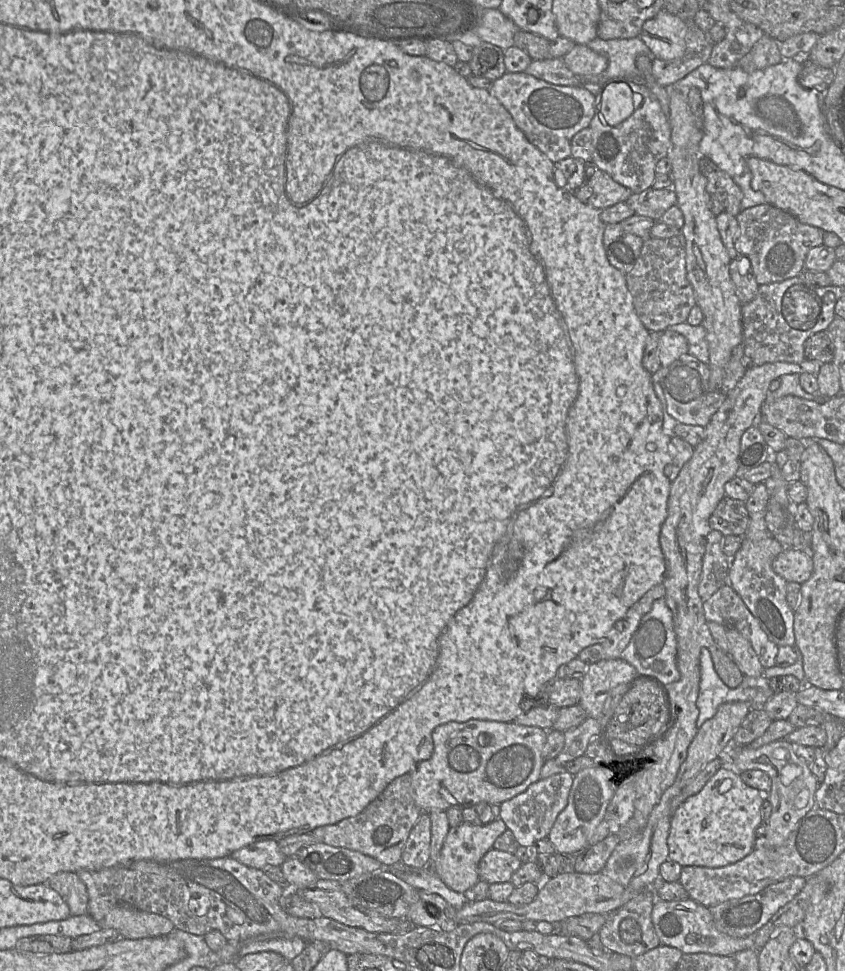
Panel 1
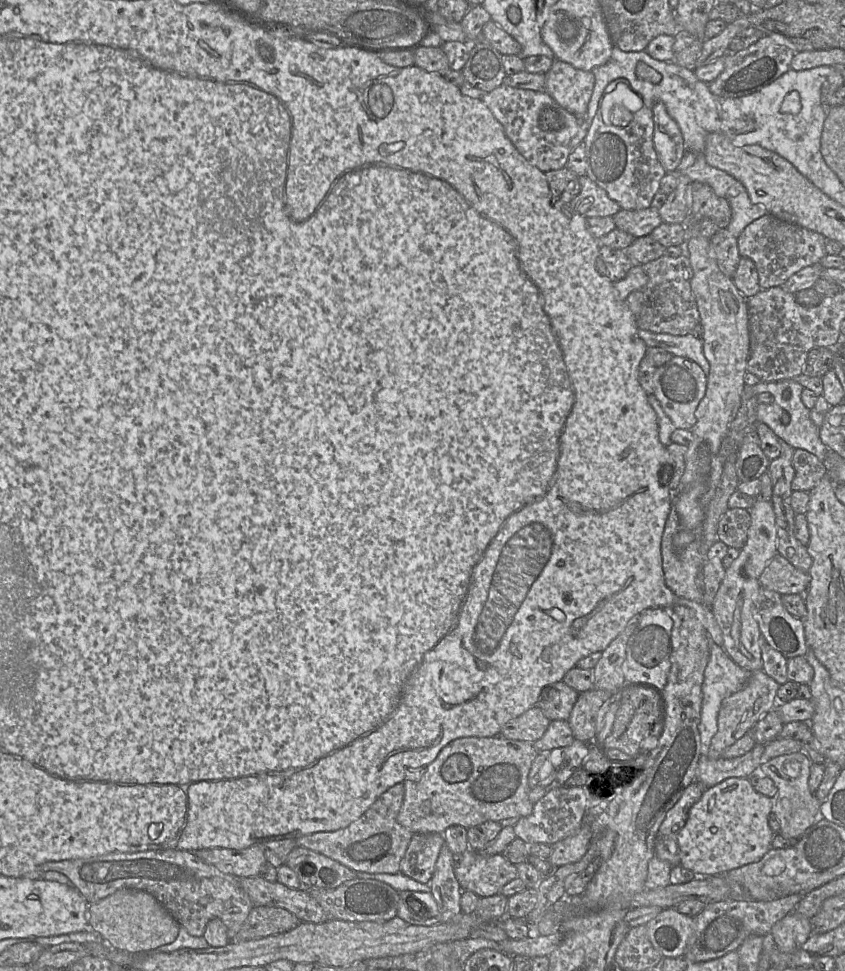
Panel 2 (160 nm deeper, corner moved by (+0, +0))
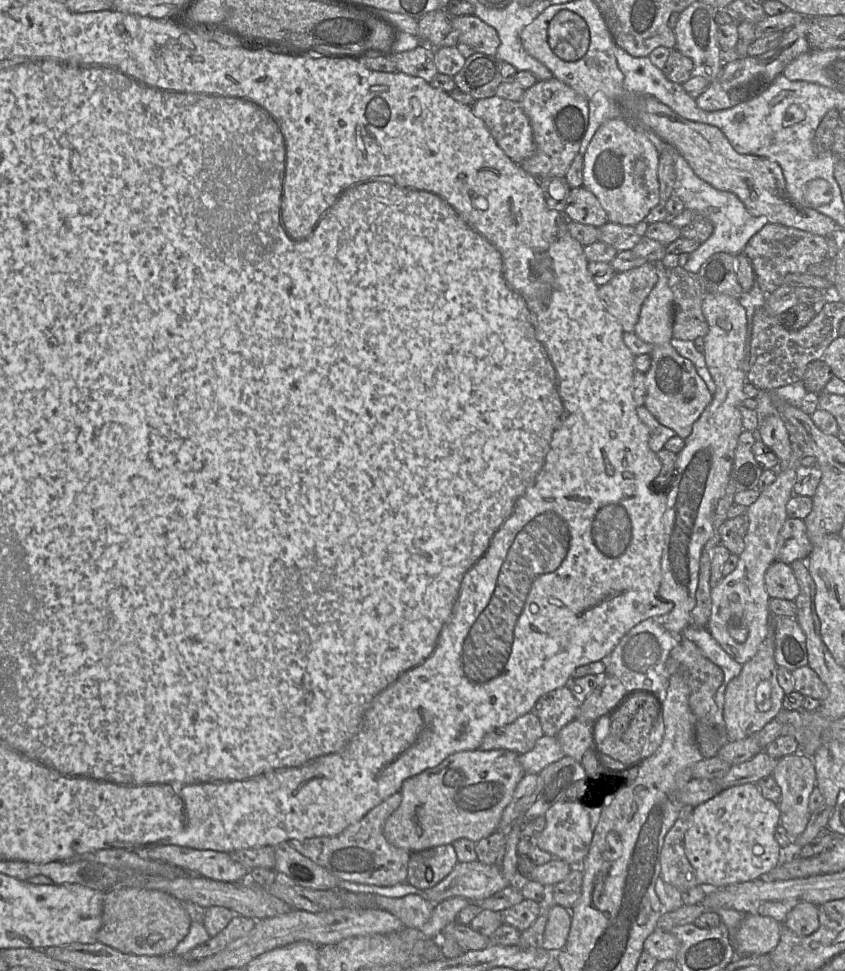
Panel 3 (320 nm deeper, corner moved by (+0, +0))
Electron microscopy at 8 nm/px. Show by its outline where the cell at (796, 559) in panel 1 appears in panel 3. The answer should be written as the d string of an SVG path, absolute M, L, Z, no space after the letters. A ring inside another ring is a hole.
M778 560L767 569L764 582L771 599L795 601L800 593L800 587L791 566Z

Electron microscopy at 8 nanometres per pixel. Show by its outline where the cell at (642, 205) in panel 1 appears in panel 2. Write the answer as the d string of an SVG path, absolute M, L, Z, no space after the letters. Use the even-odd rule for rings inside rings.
M648 207L641 210L621 209L613 216L617 229L635 238L650 235L662 223L659 209Z

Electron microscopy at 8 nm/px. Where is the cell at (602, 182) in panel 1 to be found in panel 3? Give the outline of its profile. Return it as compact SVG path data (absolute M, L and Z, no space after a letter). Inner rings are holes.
M585 187L571 188L569 203L564 211L568 221L601 227L609 221L598 198Z

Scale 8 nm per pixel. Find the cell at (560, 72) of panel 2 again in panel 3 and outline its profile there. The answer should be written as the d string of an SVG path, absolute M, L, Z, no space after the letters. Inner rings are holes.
M555 77L538 81L525 90L519 101L532 127L535 152L520 167L540 181L565 177L579 149L589 124L589 100Z

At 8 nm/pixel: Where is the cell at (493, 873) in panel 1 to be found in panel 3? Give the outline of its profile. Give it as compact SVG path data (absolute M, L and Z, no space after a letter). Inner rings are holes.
M480 861L458 862L434 887L425 890L426 899L437 904L452 897L480 902L507 886L501 868Z

